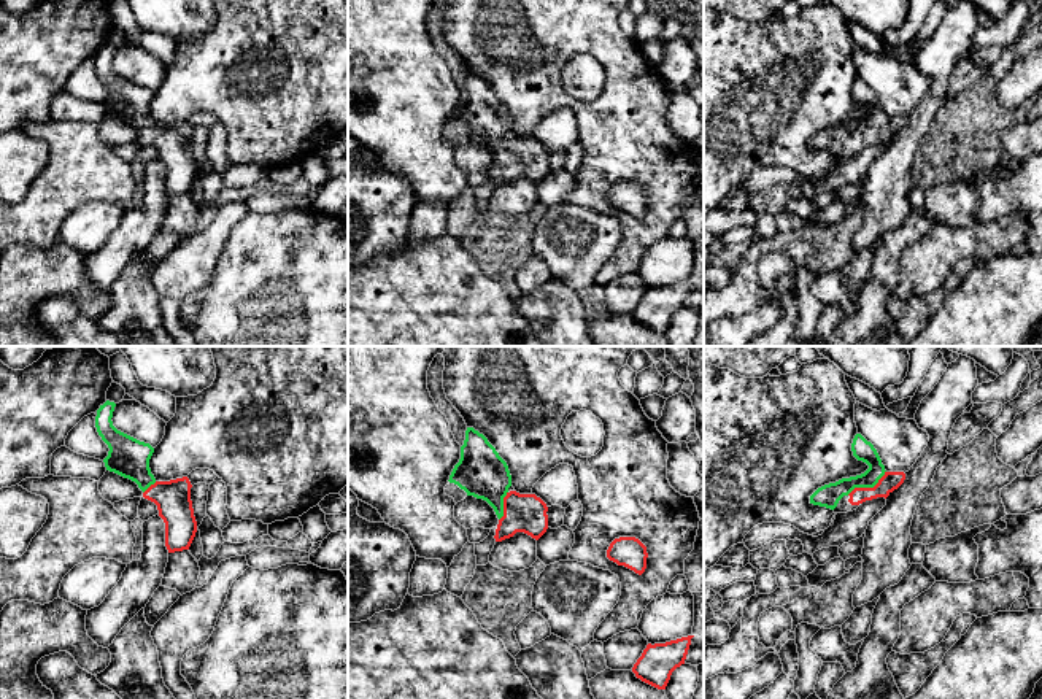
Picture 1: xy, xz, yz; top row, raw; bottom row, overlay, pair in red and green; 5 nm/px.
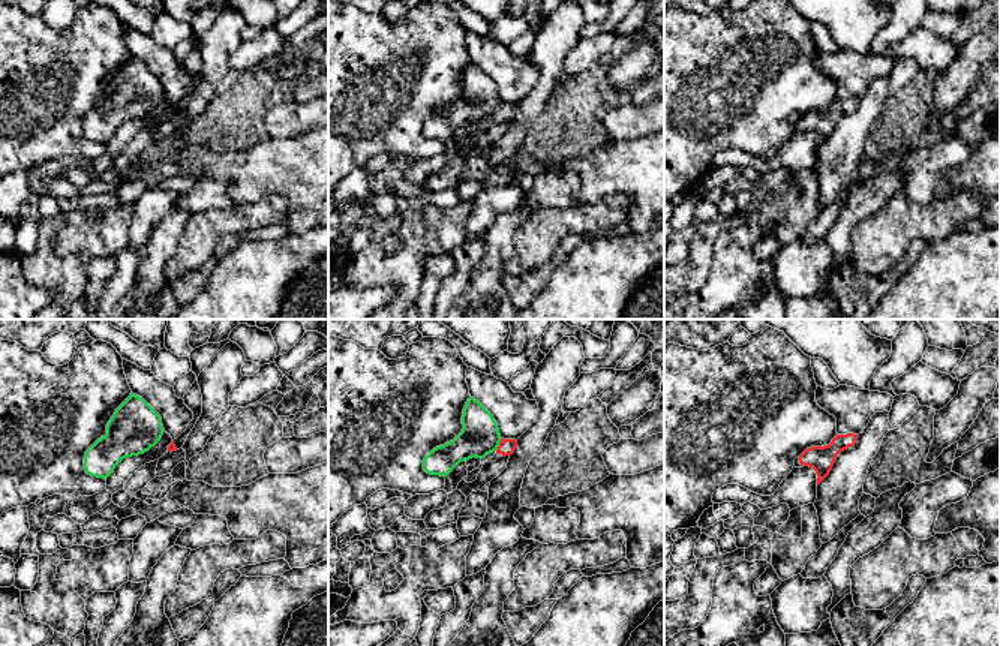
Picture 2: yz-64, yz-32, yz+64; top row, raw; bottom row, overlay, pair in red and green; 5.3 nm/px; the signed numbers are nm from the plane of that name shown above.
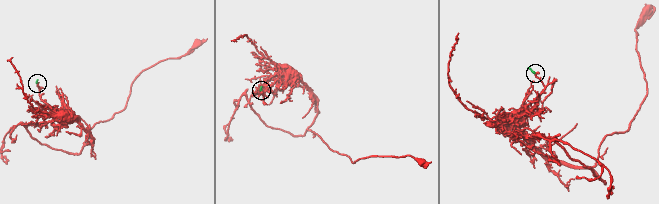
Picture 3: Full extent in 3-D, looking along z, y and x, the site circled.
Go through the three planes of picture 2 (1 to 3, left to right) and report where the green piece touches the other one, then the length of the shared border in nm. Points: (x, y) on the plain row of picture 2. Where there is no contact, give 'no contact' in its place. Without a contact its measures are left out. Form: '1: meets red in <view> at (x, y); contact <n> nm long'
1: no contact
2: meets red in yz-32 at (500, 108); contact 80 nm long
3: no contact

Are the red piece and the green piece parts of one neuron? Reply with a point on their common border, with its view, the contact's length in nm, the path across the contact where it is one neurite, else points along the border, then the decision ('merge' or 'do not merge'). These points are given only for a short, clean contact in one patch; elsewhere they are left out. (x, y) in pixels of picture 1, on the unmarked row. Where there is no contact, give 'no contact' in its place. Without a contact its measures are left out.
yz (868, 132) | 240 nm | across yz (891, 124), (868, 132), (839, 132), (828, 140) | merge

